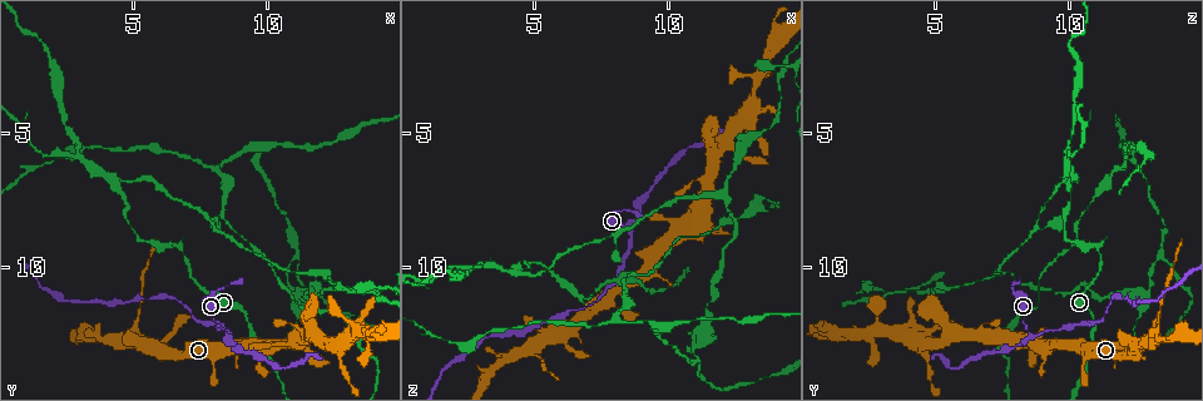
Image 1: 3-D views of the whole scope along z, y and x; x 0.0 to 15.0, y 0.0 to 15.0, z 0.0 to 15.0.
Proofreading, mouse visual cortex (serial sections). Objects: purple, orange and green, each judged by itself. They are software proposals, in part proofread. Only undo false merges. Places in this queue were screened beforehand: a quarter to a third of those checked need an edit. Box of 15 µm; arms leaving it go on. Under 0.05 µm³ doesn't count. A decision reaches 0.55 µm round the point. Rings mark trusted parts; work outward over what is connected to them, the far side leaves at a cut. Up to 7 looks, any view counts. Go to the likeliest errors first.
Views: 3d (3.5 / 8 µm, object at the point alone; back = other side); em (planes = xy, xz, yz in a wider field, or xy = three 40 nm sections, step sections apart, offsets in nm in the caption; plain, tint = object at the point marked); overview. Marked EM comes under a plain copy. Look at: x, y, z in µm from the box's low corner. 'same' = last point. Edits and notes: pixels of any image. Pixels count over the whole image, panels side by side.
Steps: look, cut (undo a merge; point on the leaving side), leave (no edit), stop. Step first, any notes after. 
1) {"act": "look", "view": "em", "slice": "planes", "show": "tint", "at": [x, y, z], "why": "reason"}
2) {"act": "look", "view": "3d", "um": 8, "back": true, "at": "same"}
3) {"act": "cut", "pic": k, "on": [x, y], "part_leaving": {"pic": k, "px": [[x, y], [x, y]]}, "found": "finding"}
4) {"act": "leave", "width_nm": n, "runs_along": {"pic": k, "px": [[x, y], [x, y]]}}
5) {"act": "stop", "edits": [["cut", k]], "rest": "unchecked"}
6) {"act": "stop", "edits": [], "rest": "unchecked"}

{"act": "look", "view": "3d", "um": 3.5, "back": true, "at": [3.0, 5.8, 10.0], "why": "three-way junction"}

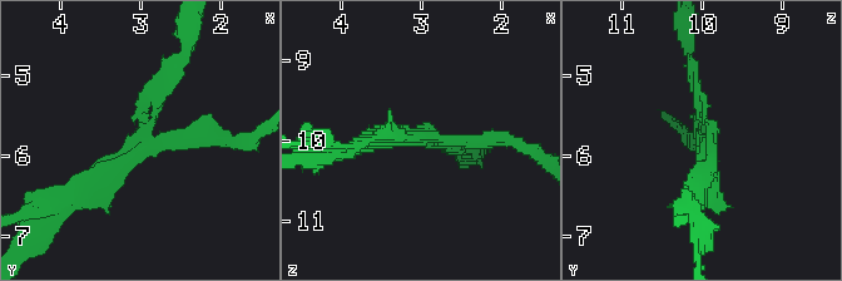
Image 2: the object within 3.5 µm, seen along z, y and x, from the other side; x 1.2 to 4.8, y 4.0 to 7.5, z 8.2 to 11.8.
{"act": "cut", "pic": 2, "on": [193, 131], "found": "two cells meet here"}

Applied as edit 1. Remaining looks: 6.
{"act": "look", "view": "3d", "um": 3.5, "at": [9.3, 12.1, 10.9], "why": "a narrow waist"}

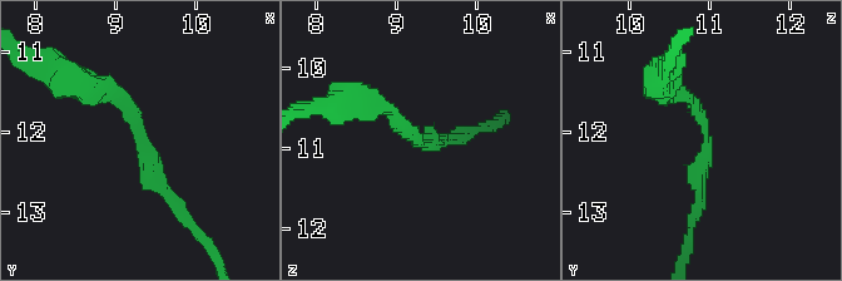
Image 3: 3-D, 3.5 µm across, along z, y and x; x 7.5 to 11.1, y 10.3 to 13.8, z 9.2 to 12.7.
{"act": "look", "view": "em", "slice": "xy", "step": 5, "show": "tint", "at": [9.20, 12.10, 10.95], "arm_widths_nm": [150, 150]}

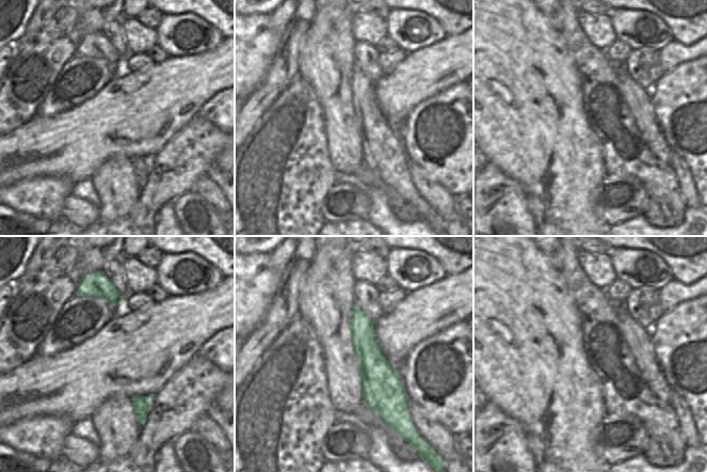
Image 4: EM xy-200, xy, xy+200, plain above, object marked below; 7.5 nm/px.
{"act": "look", "view": "em", "slice": "xy", "step": 3, "show": "tint", "at": "same"}

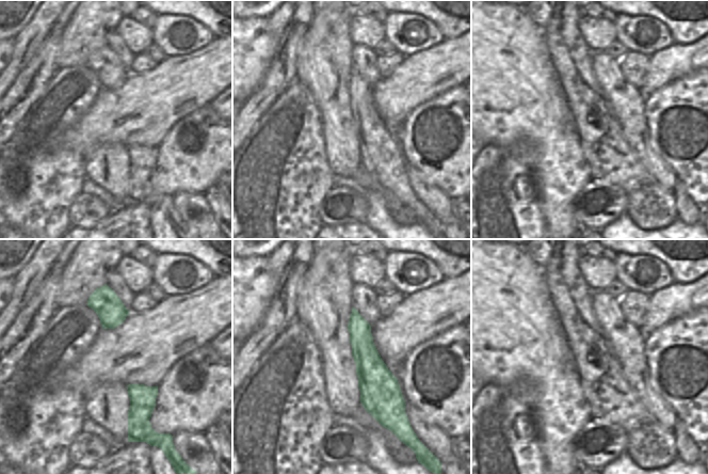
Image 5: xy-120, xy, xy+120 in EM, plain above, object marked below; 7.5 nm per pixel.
{"act": "leave", "found": "continuous, no second cell"}

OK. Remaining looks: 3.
{"act": "look", "view": "3d", "um": 3.5, "at": [8.5, 12.7, 8.5], "why": "three-way junction"}

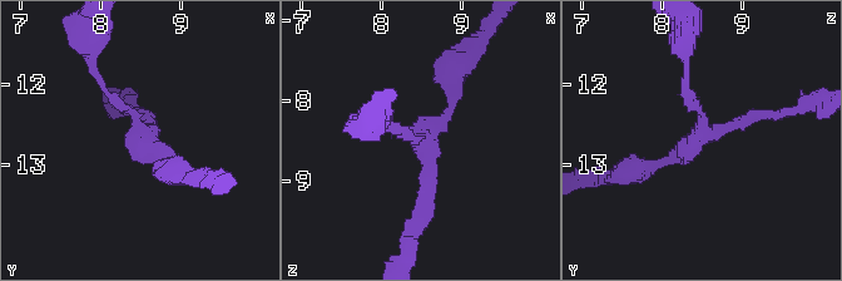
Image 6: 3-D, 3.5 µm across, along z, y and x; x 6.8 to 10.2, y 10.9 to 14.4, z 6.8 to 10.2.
{"act": "look", "view": "em", "slice": "xy", "step": 2, "show": "tint", "at": [8.50, 12.60, 8.50], "arms": 3, "arm_widths_nm": [100, 150, 200]}

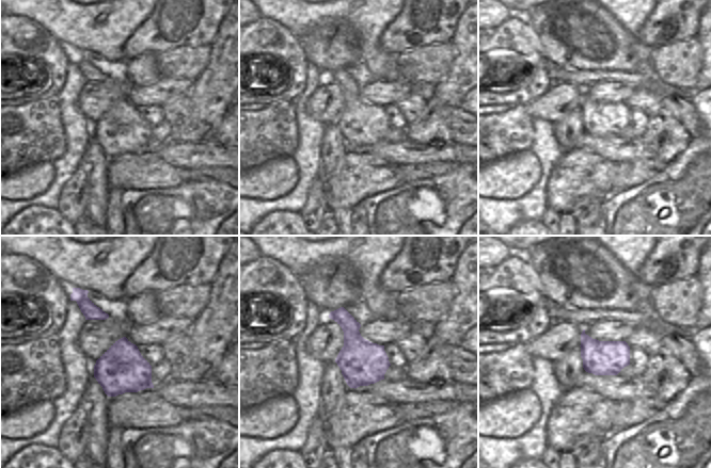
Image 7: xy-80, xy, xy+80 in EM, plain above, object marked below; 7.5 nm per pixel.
{"act": "leave", "runs_along": {"pic": 6, "px": [[376, 124], [430, 147], [422, 211]]}, "found": "one cell here"}

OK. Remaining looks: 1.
{"act": "stop", "edits": [["cut", 2]], "rest": "unchecked"}

